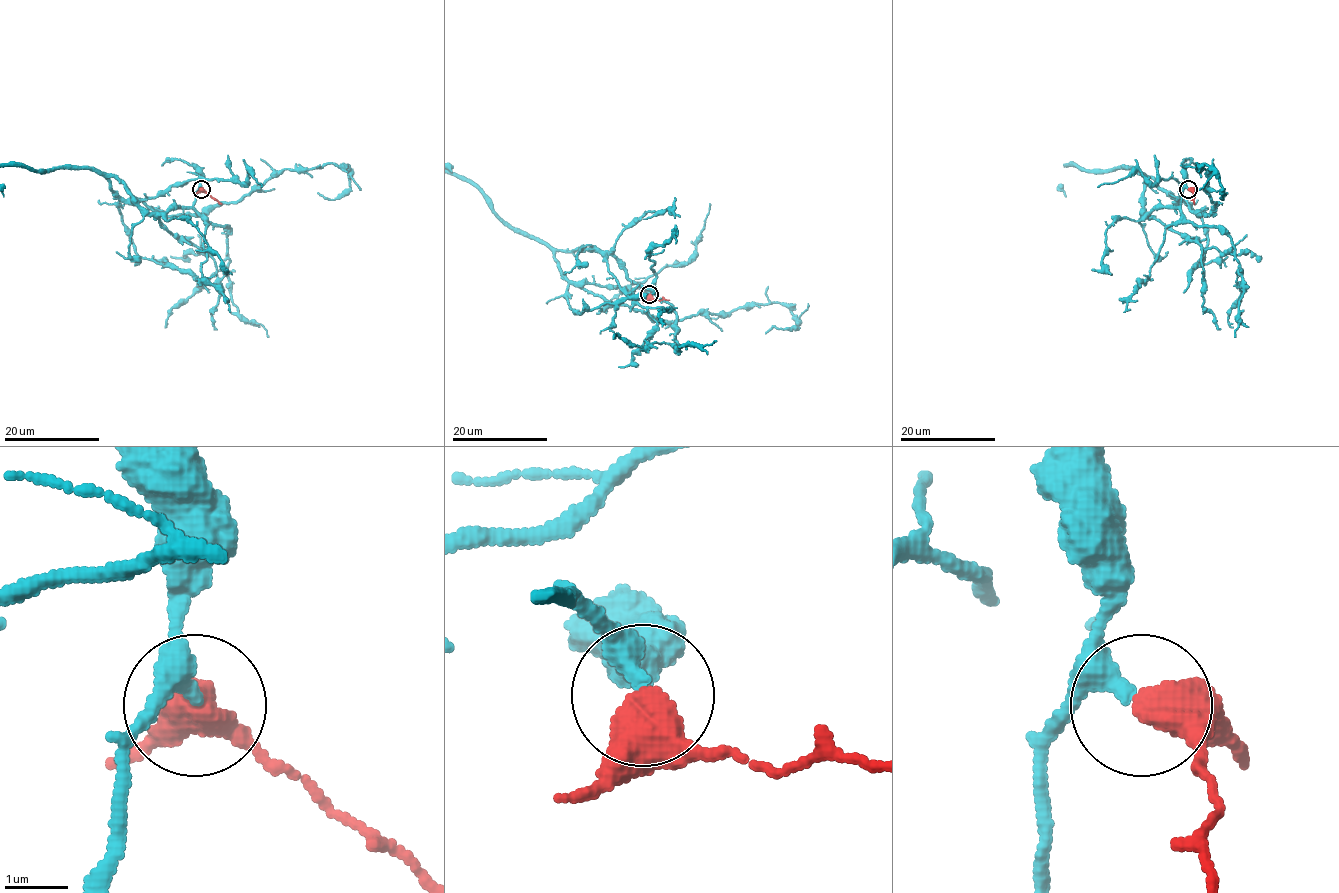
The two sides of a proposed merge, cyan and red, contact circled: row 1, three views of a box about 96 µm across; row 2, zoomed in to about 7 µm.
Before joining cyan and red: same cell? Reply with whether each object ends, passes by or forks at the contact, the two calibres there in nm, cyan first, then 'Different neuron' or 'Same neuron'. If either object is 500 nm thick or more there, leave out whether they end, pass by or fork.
At the ring cyan passes by. At the ring red passes by. Thickness 280 nm (cyan) against 460 nm. Same neuron

